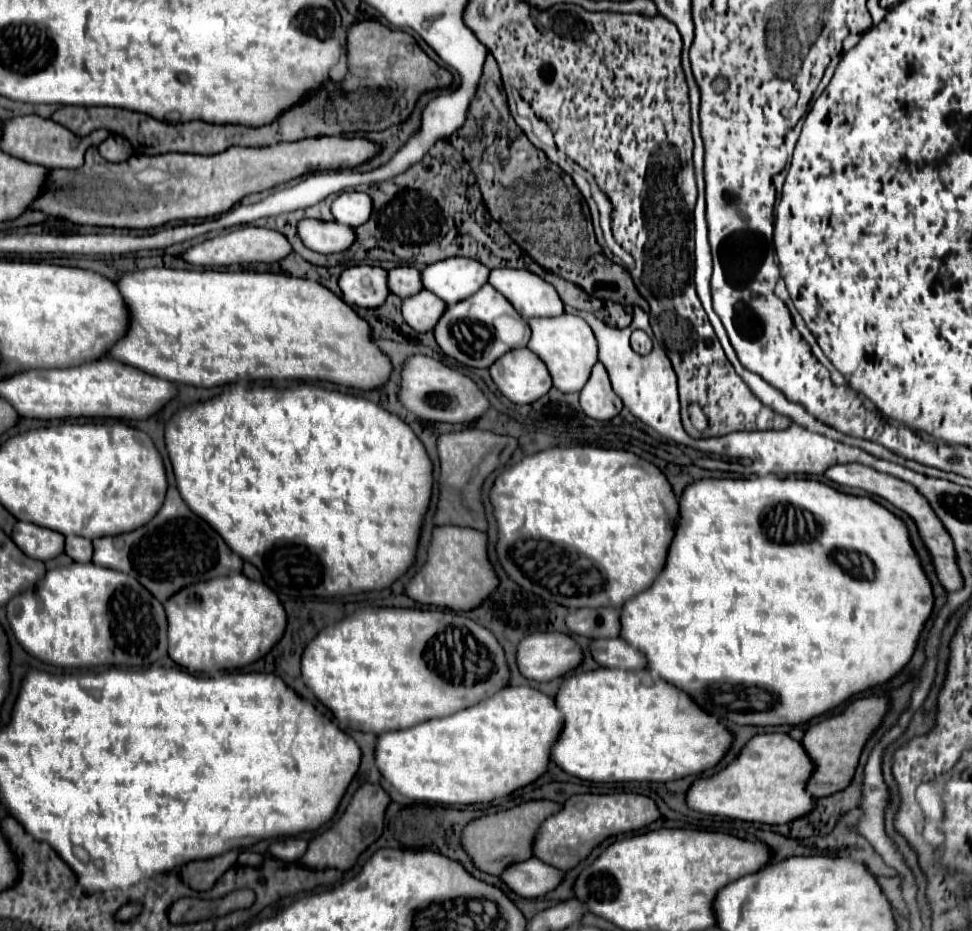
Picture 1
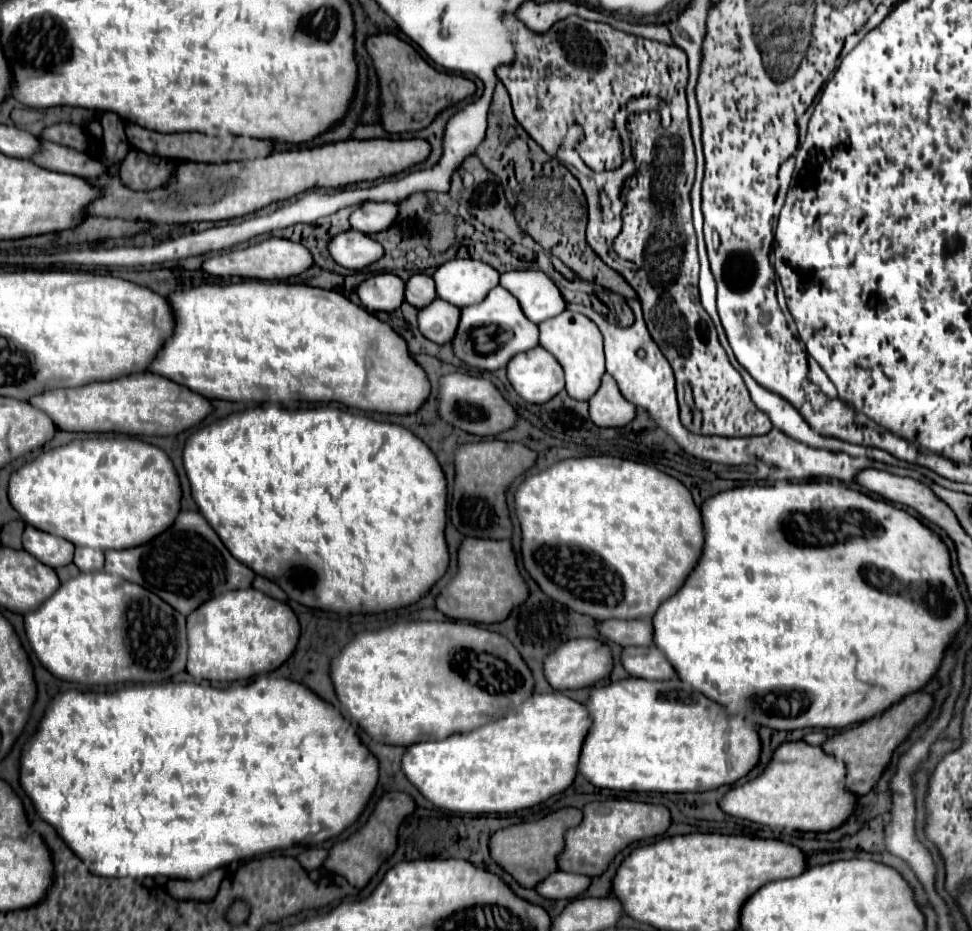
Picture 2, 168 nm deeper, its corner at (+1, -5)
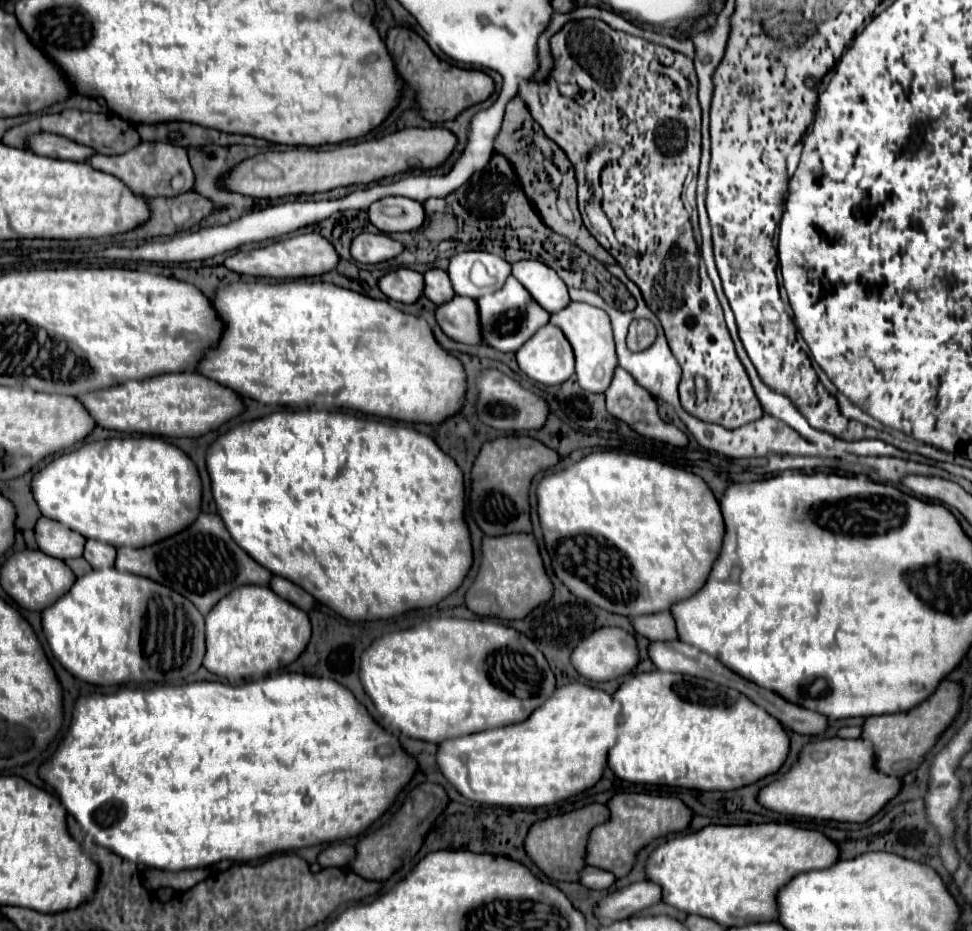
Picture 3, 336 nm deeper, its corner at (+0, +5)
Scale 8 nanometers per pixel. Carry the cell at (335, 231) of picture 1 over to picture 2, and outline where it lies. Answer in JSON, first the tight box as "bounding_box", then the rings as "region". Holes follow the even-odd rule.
{"bounding_box":[329,230,383,270],"region":[[[357,230],[335,236],[329,244],[329,252],[337,264],[349,270],[361,270],[383,258],[383,246]]]}

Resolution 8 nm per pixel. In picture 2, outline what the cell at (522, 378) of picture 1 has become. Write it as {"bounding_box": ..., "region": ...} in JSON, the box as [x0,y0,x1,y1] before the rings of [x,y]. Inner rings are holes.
{"bounding_box":[507,346,565,404],"region":[[[541,346],[511,358],[507,364],[507,378],[523,400],[535,404],[549,402],[565,388],[563,368],[551,352]]]}

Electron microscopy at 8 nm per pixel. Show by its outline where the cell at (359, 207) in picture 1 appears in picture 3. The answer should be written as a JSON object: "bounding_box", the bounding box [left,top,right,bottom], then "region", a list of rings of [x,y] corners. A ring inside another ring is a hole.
{"bounding_box":[366,196,424,234],"region":[[[386,196],[374,202],[366,212],[368,220],[384,234],[408,232],[412,228],[420,228],[424,222],[422,204],[404,196]]]}

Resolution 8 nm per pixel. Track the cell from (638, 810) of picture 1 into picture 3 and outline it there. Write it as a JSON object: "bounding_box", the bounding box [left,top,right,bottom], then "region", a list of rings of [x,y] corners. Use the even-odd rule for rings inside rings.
{"bounding_box":[586,794,692,878],"region":[[[616,794],[608,800],[610,816],[604,824],[590,830],[586,842],[586,862],[590,866],[612,872],[616,878],[626,876],[634,864],[634,854],[650,840],[668,832],[680,832],[690,824],[692,810],[682,800],[672,796],[648,796],[648,794]]]}

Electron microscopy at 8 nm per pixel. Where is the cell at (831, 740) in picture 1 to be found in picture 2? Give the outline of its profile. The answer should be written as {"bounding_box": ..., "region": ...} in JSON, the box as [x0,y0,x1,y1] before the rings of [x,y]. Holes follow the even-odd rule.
{"bounding_box":[823,692,933,796],"region":[[[915,692],[911,696],[907,696],[903,702],[895,704],[891,710],[887,710],[881,716],[875,716],[855,728],[843,730],[841,734],[833,736],[827,744],[823,744],[823,748],[841,758],[847,764],[847,790],[865,796],[881,778],[881,774],[885,772],[885,768],[891,762],[891,754],[895,752],[895,748],[907,740],[907,736],[911,734],[911,730],[923,722],[929,714],[929,710],[933,708],[933,696],[927,692]]]}

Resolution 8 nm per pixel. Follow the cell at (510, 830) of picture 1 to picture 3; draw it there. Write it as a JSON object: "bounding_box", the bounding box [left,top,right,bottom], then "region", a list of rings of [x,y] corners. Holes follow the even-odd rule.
{"bounding_box":[524,804,608,882],"region":[[[586,804],[568,814],[550,816],[546,820],[534,822],[524,838],[524,850],[528,858],[554,882],[576,882],[580,868],[584,868],[584,848],[588,832],[594,824],[602,824],[608,818],[608,808],[602,804]]]}

